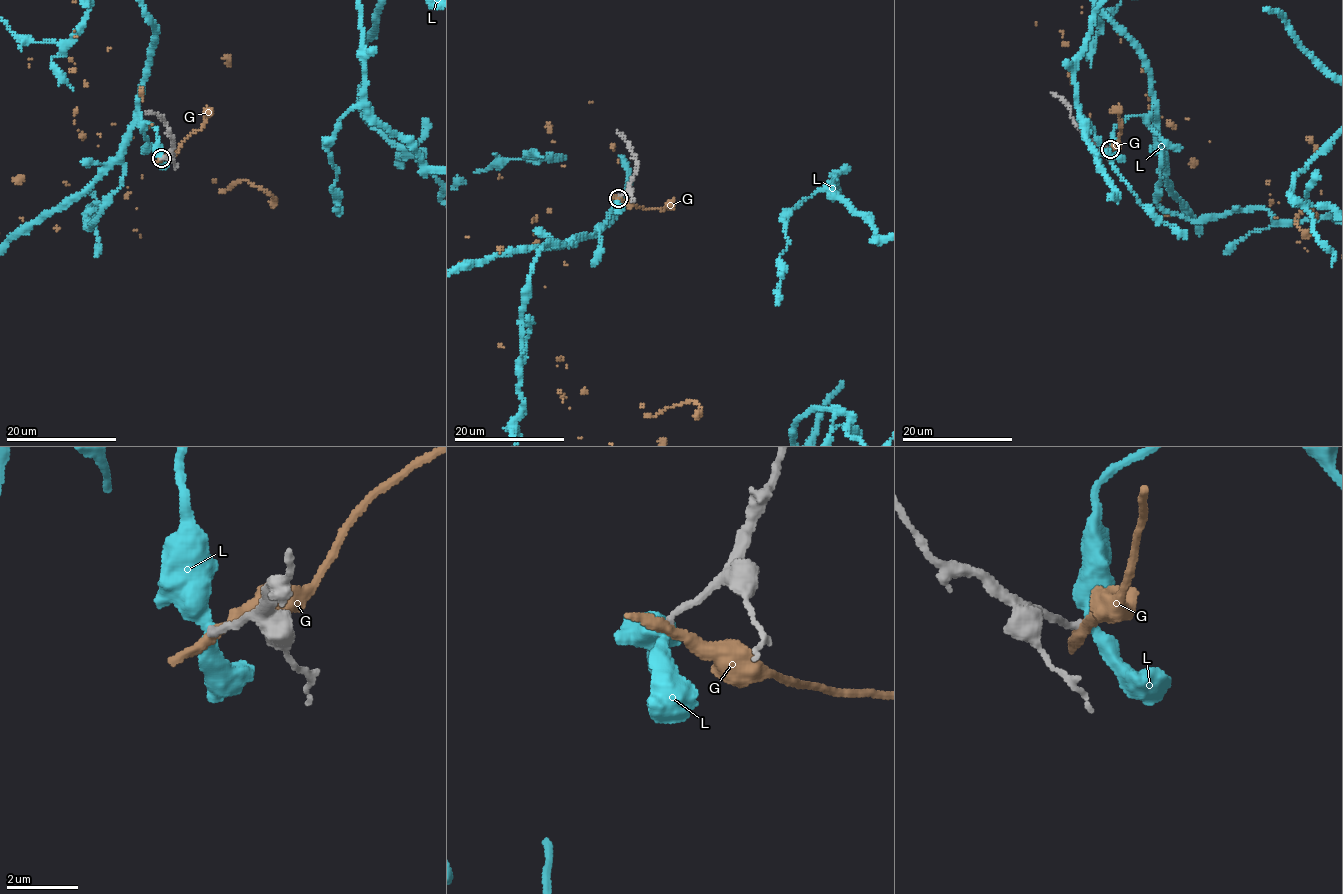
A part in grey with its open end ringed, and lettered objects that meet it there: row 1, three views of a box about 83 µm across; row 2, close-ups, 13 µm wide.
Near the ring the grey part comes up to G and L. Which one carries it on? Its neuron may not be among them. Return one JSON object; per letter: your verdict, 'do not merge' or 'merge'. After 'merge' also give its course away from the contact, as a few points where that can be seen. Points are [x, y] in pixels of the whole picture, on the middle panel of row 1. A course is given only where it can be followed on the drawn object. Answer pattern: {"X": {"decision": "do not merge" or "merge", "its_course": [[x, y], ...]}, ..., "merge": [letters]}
{"G": {"decision": "do not merge"}, "L": {"decision": "do not merge"}, "merge": []}

